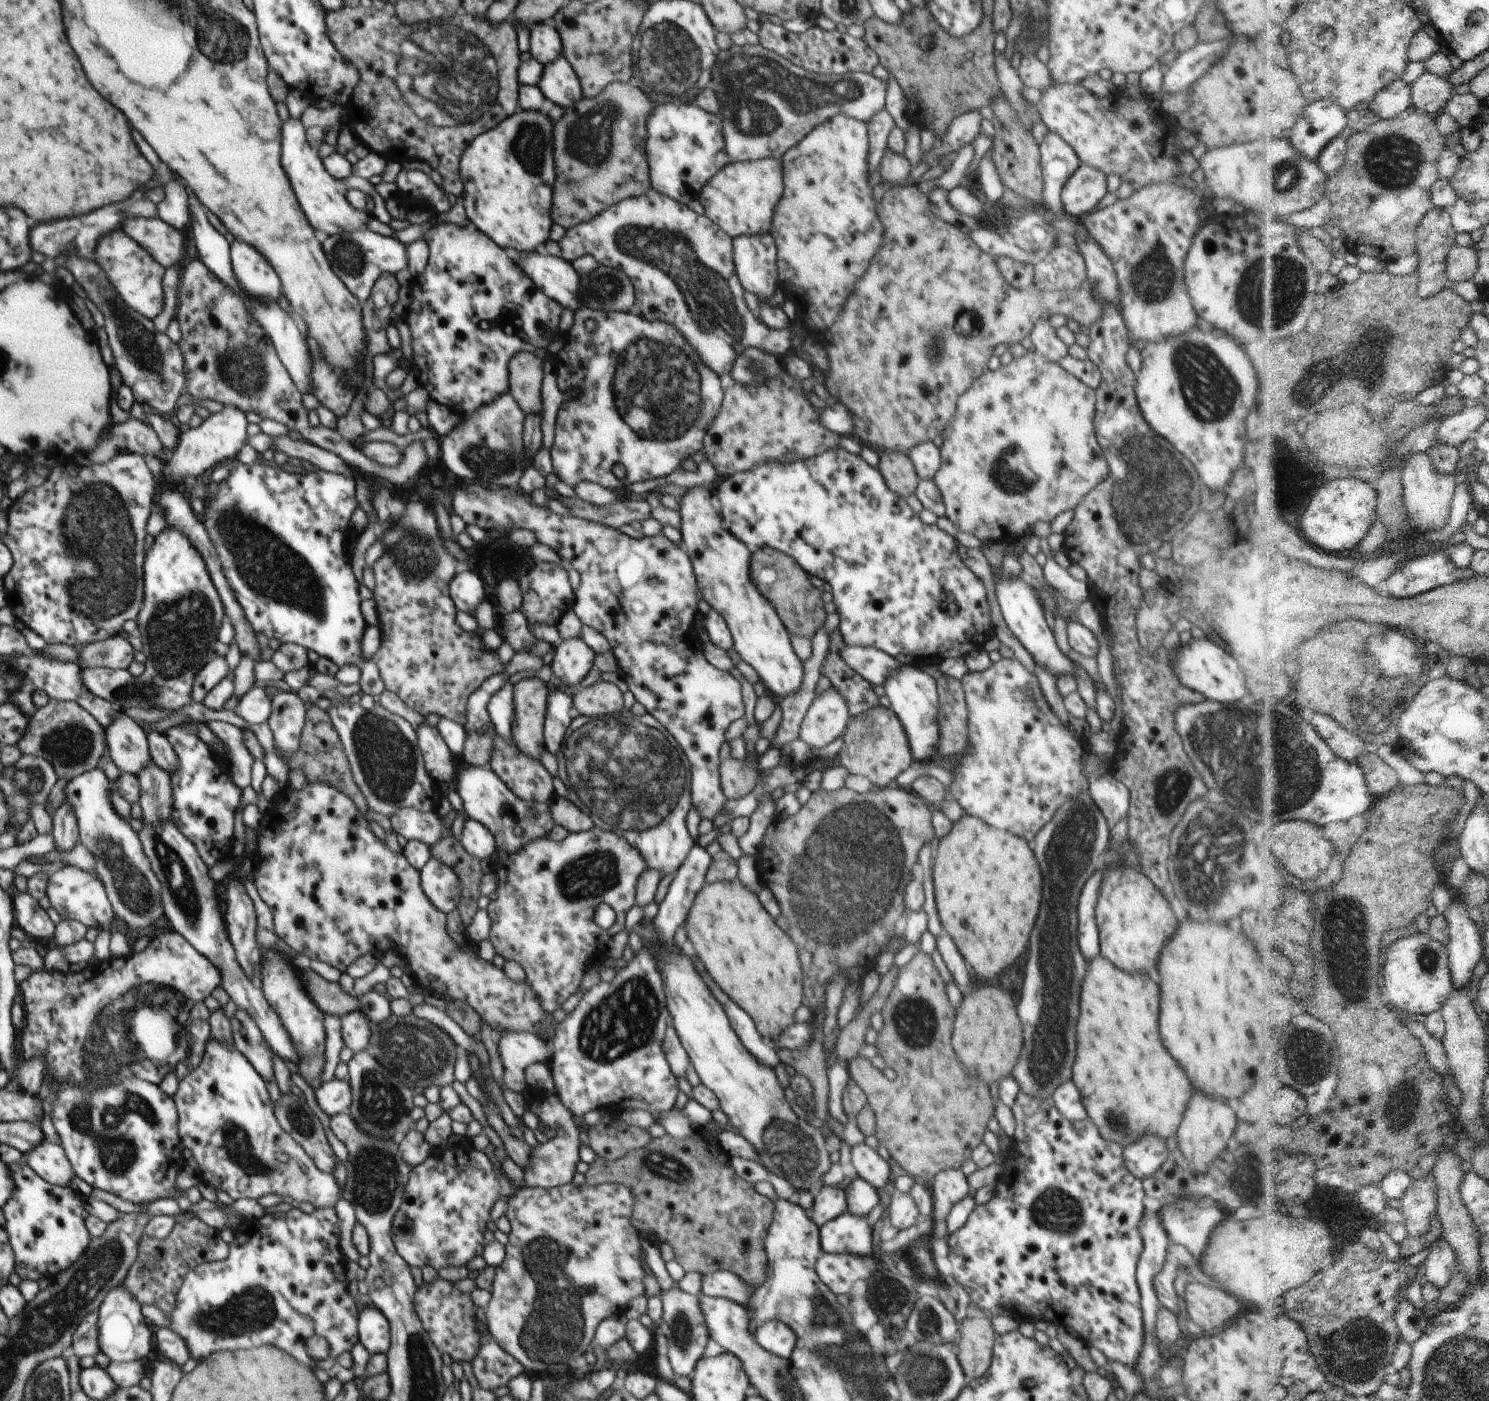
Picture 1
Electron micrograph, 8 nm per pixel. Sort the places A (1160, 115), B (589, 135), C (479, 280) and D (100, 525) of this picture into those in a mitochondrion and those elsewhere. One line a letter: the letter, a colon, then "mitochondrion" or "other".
A: other
B: mitochondrion
C: other
D: mitochondrion

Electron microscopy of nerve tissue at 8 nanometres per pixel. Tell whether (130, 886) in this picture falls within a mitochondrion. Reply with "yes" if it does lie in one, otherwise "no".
yes

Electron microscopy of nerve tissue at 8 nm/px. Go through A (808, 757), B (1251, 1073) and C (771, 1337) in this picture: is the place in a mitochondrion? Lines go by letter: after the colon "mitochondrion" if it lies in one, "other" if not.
A: other
B: other
C: other

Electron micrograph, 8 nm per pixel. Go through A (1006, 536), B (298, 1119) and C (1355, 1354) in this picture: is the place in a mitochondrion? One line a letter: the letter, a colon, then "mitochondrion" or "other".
A: other
B: mitochondrion
C: mitochondrion

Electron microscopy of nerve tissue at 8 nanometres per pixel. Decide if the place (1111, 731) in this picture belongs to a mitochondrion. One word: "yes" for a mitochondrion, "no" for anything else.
no

